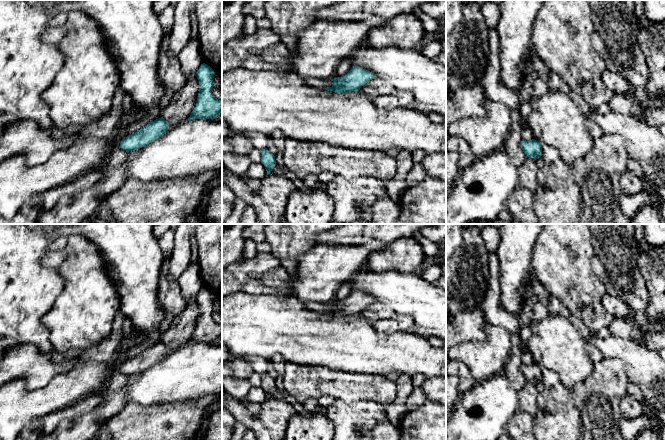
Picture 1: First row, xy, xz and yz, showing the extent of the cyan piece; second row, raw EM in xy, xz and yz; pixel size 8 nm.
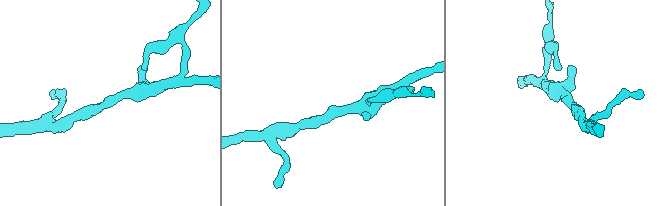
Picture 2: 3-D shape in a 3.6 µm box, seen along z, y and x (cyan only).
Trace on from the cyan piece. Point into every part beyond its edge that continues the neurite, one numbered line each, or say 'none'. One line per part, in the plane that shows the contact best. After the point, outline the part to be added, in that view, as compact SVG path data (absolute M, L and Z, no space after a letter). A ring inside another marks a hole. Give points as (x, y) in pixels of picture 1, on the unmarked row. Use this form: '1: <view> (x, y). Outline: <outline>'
none

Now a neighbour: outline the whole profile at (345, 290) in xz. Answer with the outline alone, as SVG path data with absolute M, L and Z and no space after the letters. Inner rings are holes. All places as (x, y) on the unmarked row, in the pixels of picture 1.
M344 283L337 291L335 299L337 301L345 300L351 293L353 292L353 288L350 283Z

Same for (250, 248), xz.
M245 240L243 247L243 258L248 261L252 260L257 256L257 244L251 240Z

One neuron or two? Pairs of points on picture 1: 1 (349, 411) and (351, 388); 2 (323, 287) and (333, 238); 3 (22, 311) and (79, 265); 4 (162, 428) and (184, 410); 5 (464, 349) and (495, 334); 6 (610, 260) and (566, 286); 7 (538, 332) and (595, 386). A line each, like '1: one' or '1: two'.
1: two
2: two
3: two
4: one
5: one
6: two
7: two

